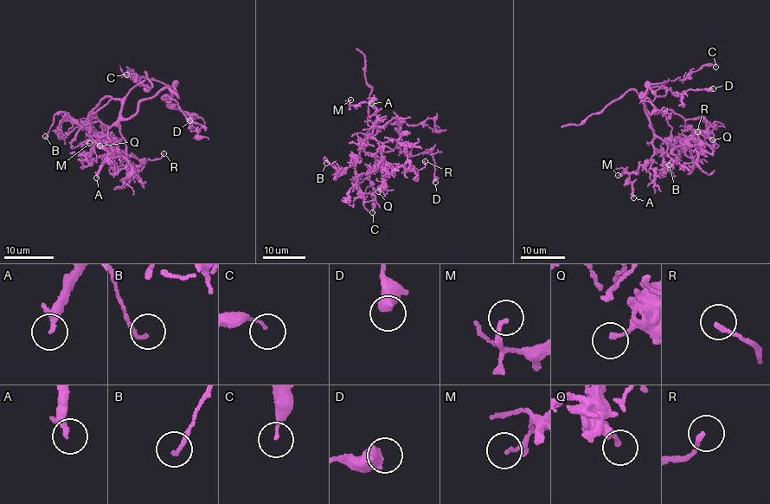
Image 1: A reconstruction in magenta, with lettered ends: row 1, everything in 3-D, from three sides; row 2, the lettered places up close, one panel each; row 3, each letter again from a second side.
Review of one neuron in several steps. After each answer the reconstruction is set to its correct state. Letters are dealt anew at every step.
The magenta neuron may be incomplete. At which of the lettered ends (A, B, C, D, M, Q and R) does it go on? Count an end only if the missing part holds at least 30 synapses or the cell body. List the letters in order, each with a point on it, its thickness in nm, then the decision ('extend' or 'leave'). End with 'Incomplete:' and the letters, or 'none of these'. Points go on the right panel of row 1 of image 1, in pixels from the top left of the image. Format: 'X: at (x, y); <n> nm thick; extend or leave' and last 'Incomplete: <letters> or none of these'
A: at (633, 197); 180 nm thick; leave
B: at (669, 164); 140 nm thick; leave
C: at (715, 67); 90 nm thick; leave
D: at (713, 88); 550 nm thick; leave
M: at (618, 175); 100 nm thick; leave
Q: at (712, 139); 160 nm thick; leave
R: at (697, 132); 160 nm thick; leave
Incomplete: none of these

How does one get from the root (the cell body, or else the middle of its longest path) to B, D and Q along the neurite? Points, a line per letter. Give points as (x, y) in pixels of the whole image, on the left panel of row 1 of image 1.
B: (137, 108), (131, 117), (124, 118), (121, 101), (112, 99), (82, 126), (64, 113), (56, 113), (45, 136)
D: (137, 108), (163, 87), (174, 88), (162, 98), (197, 115), (189, 120)
Q: (137, 108), (130, 117), (118, 124), (120, 139), (112, 145), (114, 138), (99, 145)

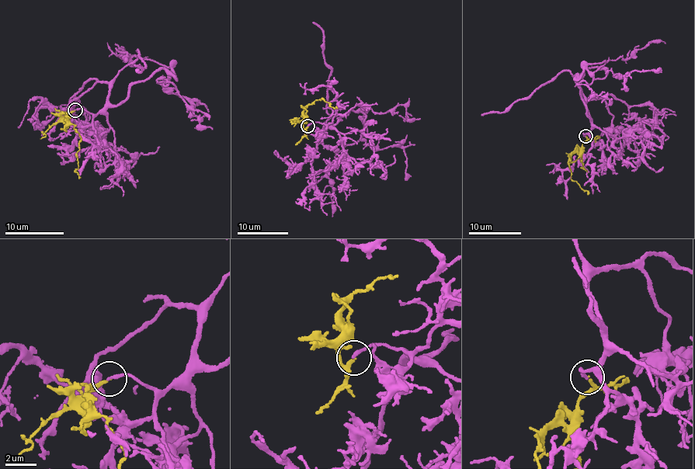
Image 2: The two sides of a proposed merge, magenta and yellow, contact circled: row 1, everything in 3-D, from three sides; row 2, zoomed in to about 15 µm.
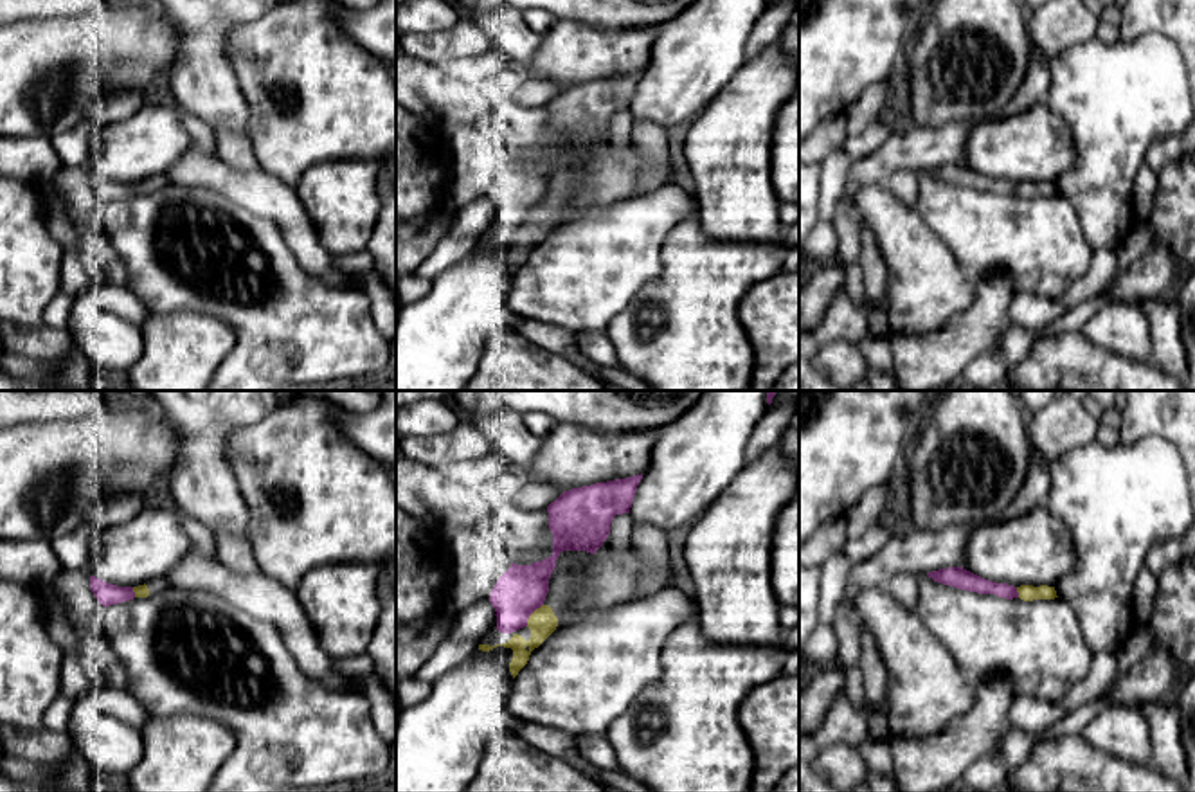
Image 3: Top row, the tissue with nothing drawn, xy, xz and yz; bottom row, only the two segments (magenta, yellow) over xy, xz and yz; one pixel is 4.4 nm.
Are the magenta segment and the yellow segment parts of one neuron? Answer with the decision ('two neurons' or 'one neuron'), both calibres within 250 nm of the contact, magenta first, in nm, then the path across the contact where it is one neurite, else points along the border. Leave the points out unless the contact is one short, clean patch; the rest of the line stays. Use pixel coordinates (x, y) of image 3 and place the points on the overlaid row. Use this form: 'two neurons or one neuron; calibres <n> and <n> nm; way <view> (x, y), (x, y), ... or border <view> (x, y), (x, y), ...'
one neuron; calibres 220 and 120 nm; way xz (522, 589), (522, 603), (531, 612), (542, 621)

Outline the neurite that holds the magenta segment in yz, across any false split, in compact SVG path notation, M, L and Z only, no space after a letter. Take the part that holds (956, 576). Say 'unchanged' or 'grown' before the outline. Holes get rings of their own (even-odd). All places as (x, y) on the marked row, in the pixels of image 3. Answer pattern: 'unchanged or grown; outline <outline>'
grown; outline M948 567L948 569L939 569L927 572L929 578L932 578L938 583L950 585L961 590L970 590L977 594L995 594L999 598L1013 599L1020 598L1024 601L1033 601L1033 599L1055 599L1056 590L1055 587L1040 585L1020 585L1013 587L1008 583L995 583L990 580L984 580L963 567Z

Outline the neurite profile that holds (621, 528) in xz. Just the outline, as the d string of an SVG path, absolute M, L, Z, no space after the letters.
M630 513L615 515L610 526L610 542L621 549L632 544L633 520Z

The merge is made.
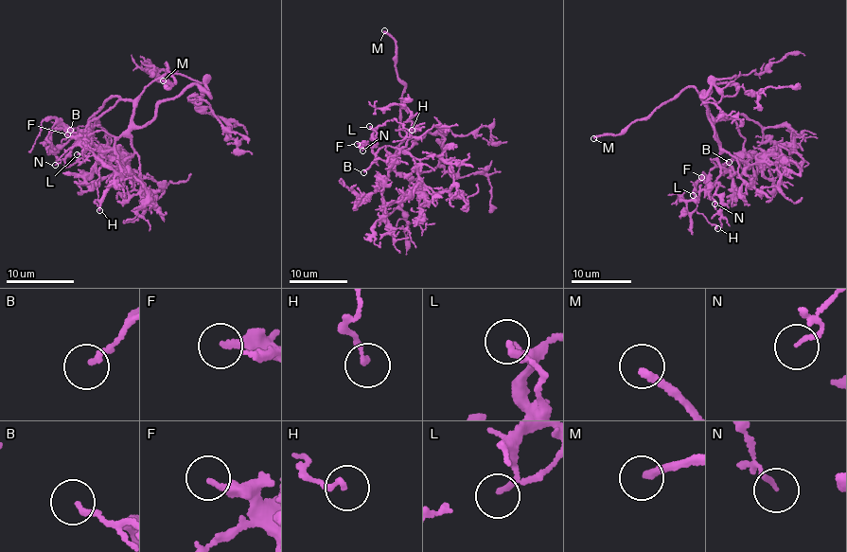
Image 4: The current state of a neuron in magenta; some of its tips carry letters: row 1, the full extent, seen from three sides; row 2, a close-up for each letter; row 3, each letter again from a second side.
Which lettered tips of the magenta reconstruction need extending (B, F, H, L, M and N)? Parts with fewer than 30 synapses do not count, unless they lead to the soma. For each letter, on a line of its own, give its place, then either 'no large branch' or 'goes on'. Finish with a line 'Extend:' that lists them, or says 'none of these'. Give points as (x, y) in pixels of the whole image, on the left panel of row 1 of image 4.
B: (70, 130) | no large branch
F: (67, 134) | no large branch
H: (99, 210) | no large branch
L: (77, 154) | no large branch
M: (163, 80) | goes on
N: (55, 165) | no large branch
Extend: M

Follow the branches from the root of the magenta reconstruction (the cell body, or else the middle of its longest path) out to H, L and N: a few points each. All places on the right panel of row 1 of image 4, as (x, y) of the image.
H: (713, 125), (719, 152), (710, 159), (714, 166), (710, 176), (694, 186), (693, 195), (697, 211), (717, 228)
L: (713, 125), (719, 152), (714, 160), (710, 159), (714, 166), (710, 171), (710, 183), (693, 195)
N: (713, 125), (719, 152), (714, 160), (710, 159), (714, 166), (707, 181), (714, 204)

